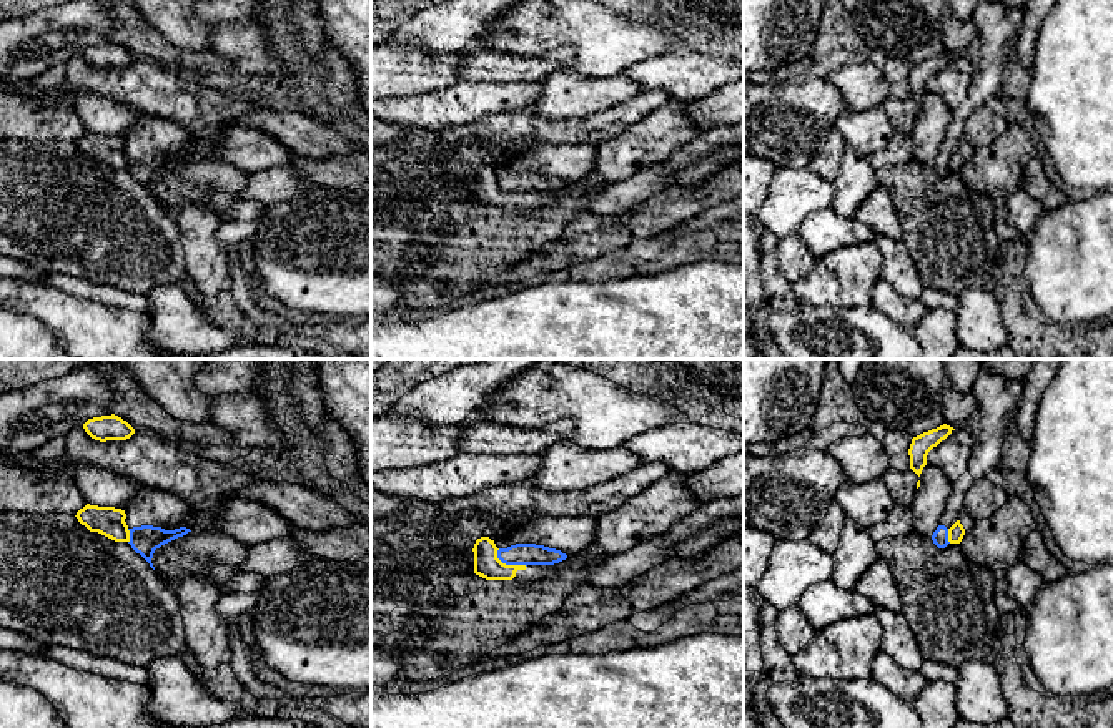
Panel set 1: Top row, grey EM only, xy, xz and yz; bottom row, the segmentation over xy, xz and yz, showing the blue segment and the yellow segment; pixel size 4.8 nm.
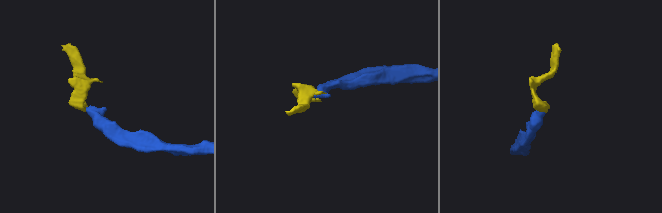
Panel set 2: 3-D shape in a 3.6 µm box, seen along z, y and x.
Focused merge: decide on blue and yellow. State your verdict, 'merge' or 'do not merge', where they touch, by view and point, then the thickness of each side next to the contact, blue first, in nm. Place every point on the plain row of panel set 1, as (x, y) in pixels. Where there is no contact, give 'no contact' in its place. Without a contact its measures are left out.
do not merge | xz (509, 191) | 110/130 nm

